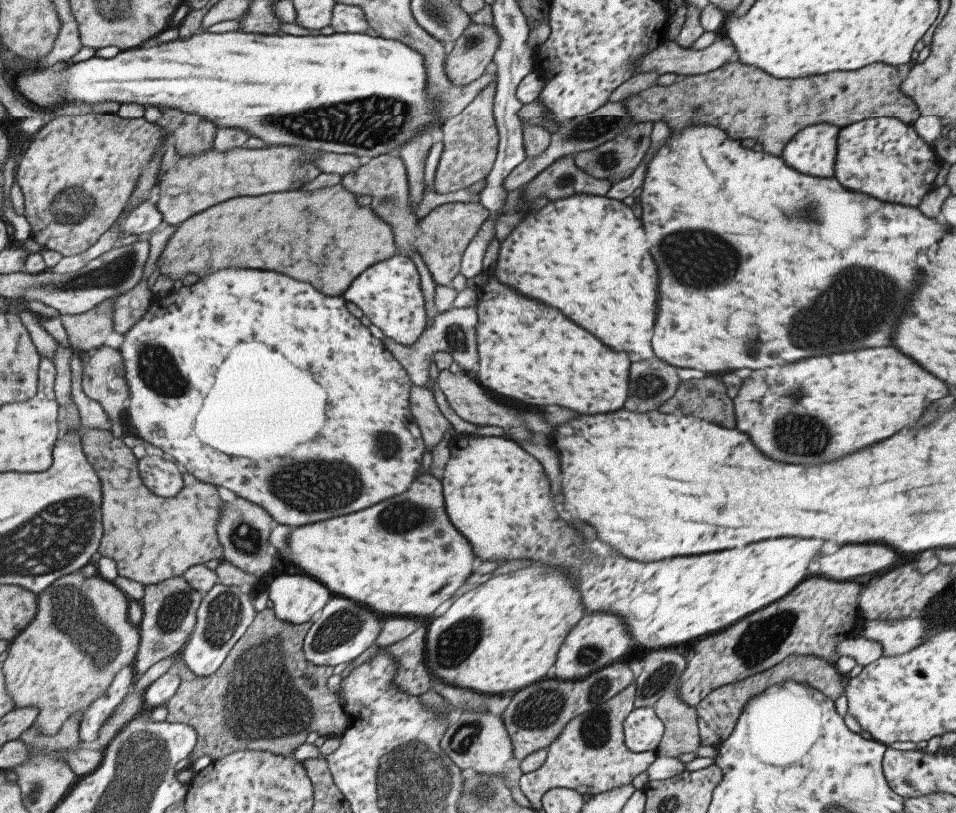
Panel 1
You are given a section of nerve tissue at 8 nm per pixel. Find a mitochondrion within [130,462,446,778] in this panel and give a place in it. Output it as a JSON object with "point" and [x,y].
{"point":[267,702]}

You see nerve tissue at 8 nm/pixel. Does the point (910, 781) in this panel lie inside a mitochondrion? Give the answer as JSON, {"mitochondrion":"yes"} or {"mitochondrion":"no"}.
{"mitochondrion":"yes"}

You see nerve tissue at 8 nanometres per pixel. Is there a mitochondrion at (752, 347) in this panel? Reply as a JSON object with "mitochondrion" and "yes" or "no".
{"mitochondrion":"yes"}

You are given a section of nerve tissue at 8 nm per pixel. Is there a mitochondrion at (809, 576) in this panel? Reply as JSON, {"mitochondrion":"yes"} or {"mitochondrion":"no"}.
{"mitochondrion":"no"}

